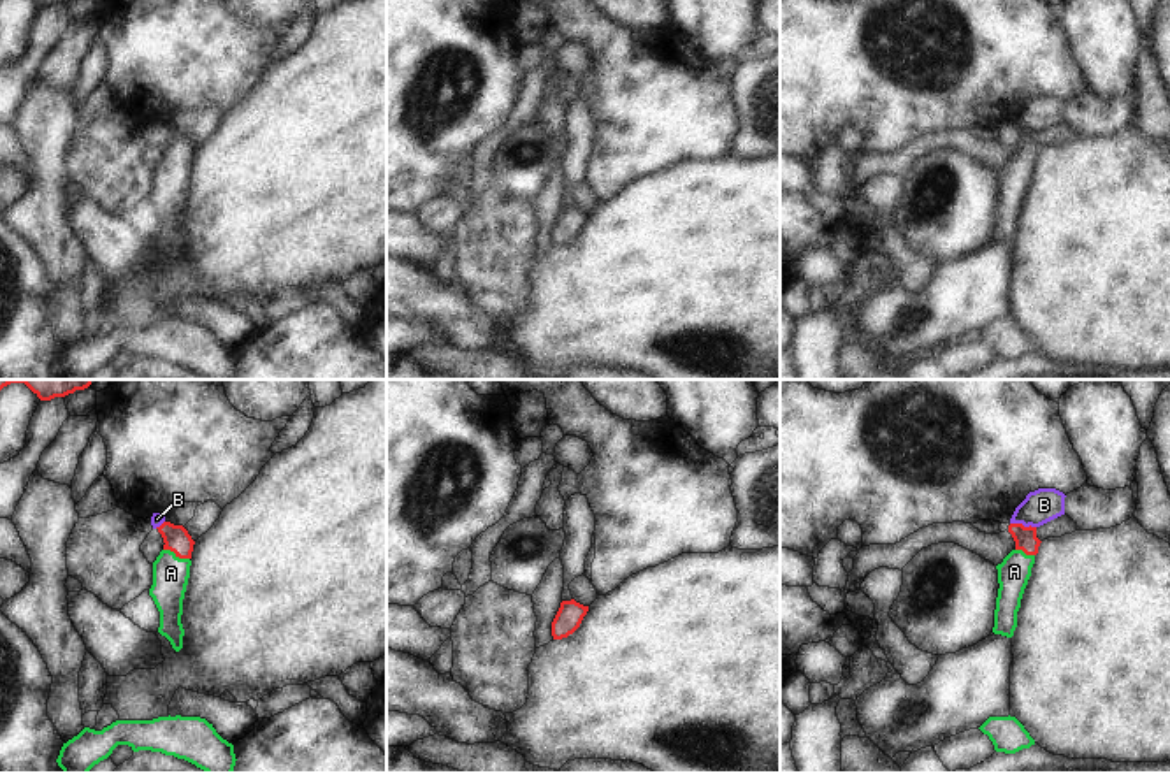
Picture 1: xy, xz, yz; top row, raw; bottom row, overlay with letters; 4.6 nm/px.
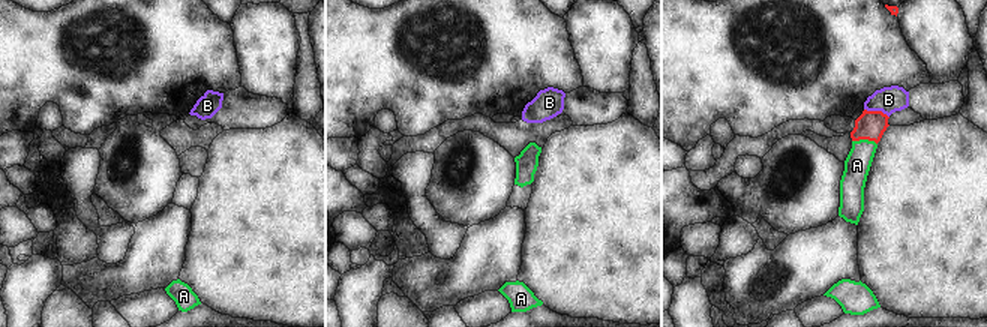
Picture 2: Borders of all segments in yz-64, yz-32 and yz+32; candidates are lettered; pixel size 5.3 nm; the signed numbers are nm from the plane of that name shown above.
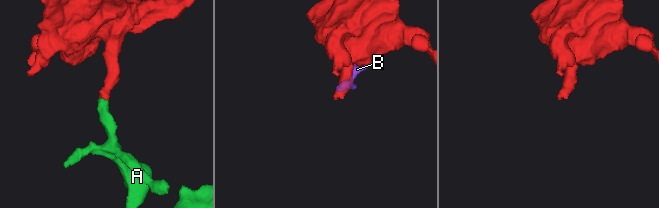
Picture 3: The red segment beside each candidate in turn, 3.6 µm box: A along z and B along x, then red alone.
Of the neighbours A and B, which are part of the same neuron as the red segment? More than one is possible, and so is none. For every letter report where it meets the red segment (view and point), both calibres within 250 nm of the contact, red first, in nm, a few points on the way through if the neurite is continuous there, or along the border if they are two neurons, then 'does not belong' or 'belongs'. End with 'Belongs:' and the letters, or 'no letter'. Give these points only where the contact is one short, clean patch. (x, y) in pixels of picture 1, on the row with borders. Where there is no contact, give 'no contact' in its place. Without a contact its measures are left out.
A: contact xy (176, 554); calibres 120 and 160 nm; way xy (176, 538), (176, 554), (171, 573); belongs
B: contact yz (1021, 524); calibres 100 and 160 nm; does not belong
Belongs: A

